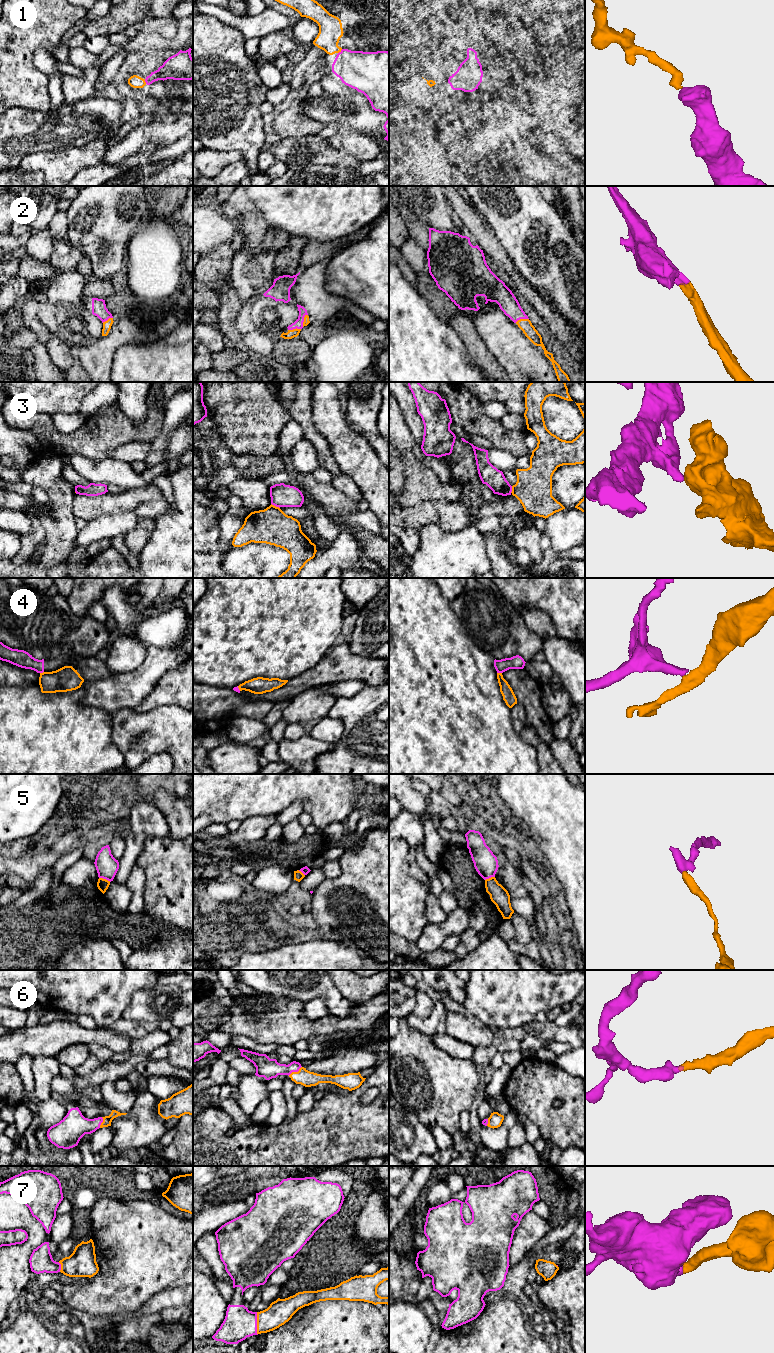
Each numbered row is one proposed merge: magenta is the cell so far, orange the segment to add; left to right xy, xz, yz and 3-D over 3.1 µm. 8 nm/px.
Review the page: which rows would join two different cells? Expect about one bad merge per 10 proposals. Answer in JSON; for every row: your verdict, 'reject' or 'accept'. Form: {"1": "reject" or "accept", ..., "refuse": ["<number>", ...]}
{"1": "accept", "2": "accept", "3": "reject", "4": "reject", "5": "reject", "6": "accept", "7": "accept", "refuse": ["3", "4", "5"]}

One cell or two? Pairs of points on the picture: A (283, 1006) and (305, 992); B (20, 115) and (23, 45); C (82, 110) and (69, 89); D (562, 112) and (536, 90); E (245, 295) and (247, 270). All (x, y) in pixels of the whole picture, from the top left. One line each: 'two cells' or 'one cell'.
A: two cells
B: two cells
C: two cells
D: one cell
E: one cell

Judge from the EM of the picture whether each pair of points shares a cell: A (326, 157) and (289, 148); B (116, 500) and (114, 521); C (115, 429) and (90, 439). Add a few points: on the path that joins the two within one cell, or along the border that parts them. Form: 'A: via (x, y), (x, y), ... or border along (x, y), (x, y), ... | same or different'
A: via (317, 151), (298, 150) | same
B: border along (134, 510), (103, 514), (92, 520) | different
C: via (109, 432), (96, 438) | same

